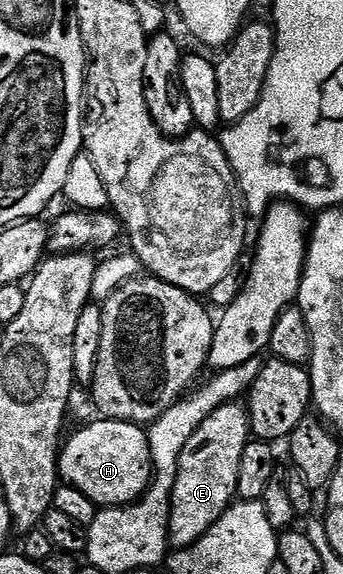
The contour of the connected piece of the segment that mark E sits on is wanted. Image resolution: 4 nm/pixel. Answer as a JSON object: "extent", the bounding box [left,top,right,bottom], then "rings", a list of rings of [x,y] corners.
{"extent":[171,403,252,549],"rings":[[[232,403],[217,407],[217,411],[197,427],[189,443],[185,443],[171,496],[172,546],[184,549],[197,543],[197,539],[231,508],[239,492],[241,457],[252,437],[248,410],[242,404]]]}

